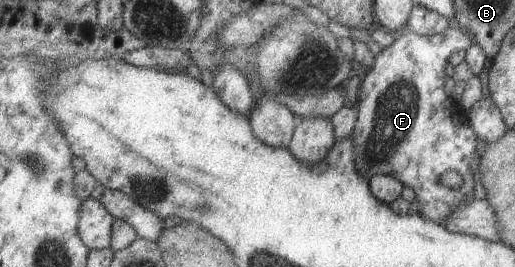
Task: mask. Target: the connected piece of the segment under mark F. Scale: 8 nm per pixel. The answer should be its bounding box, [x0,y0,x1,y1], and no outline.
[350,27,477,226]

